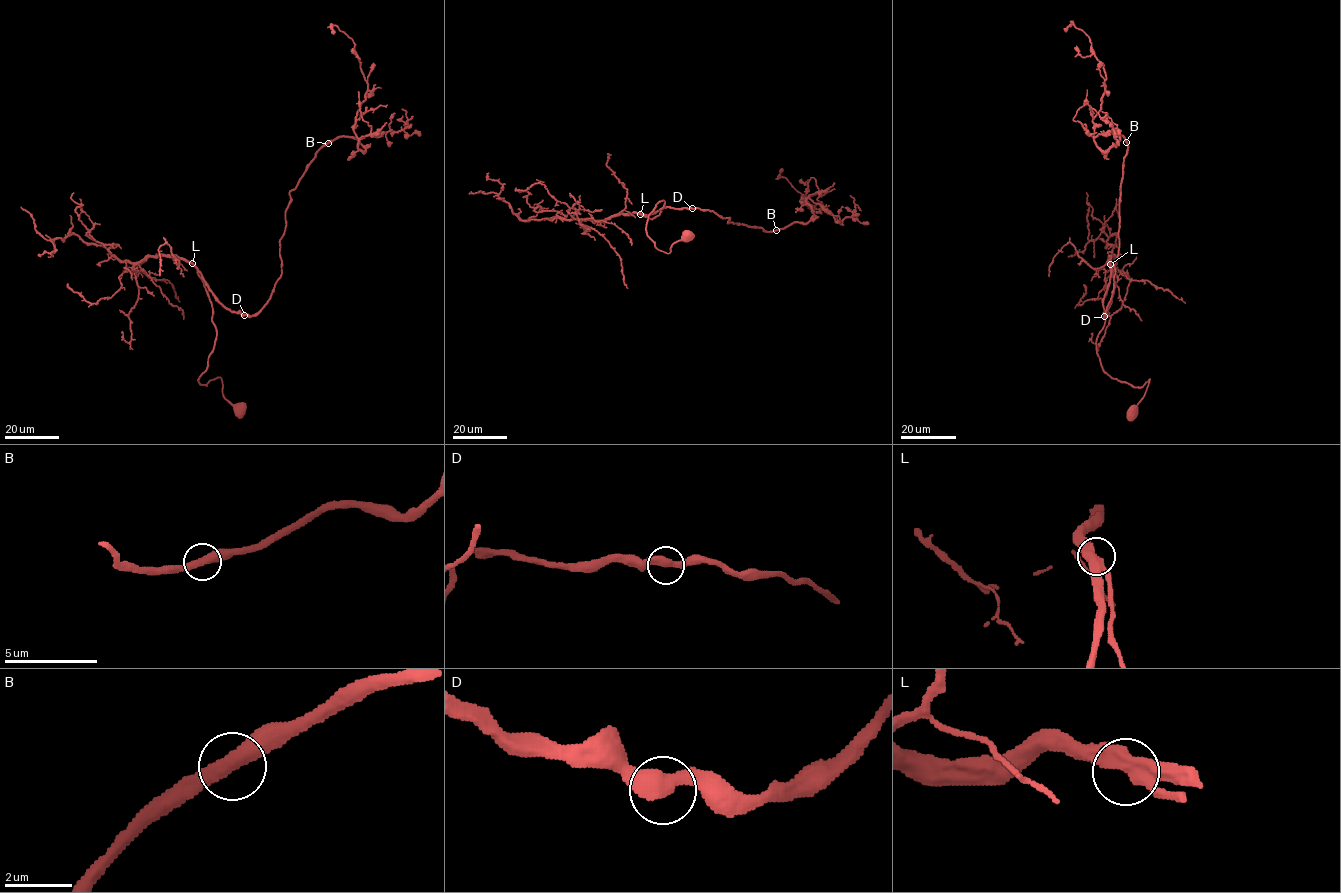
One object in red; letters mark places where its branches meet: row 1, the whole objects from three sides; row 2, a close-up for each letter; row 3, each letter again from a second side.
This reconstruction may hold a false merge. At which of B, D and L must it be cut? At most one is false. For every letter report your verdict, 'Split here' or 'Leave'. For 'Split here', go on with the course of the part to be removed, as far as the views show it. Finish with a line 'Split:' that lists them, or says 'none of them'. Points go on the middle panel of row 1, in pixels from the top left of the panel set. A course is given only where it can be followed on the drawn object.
B: Leave
D: Leave
L: Leave
Split: none of them

